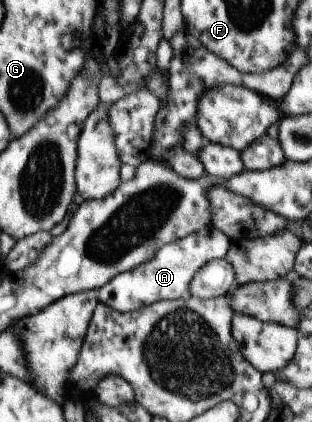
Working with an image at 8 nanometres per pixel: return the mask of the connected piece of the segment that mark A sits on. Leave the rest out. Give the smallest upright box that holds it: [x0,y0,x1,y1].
[95,225,232,311]

